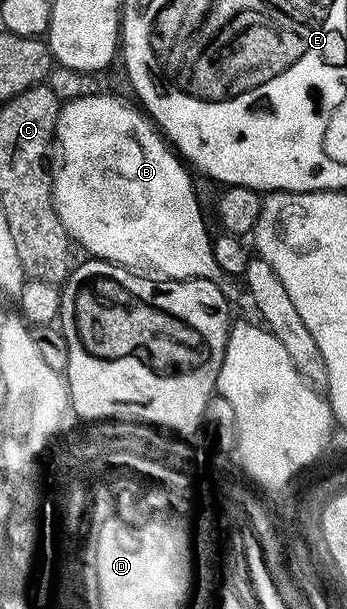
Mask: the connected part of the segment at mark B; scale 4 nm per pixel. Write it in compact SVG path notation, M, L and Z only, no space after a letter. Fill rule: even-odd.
M102 92L81 96L77 100L69 100L60 105L55 140L58 153L63 153L63 163L60 166L58 163L53 177L55 180L55 207L57 216L61 216L61 224L65 224L68 234L78 245L80 242L88 250L86 253L92 258L104 258L106 262L115 262L118 266L124 266L126 270L133 270L156 280L180 282L186 278L206 278L211 283L217 284L228 305L235 306L242 301L245 302L249 295L242 281L234 274L223 272L218 266L217 260L214 259L213 238L212 235L207 235L207 226L203 223L203 210L199 207L198 200L195 199L195 186L191 183L190 176L187 175L188 167L181 161L180 155L168 145L164 135L156 129L150 117L144 116L138 109L136 110L130 110L121 99L114 98L111 94L102 94Z

